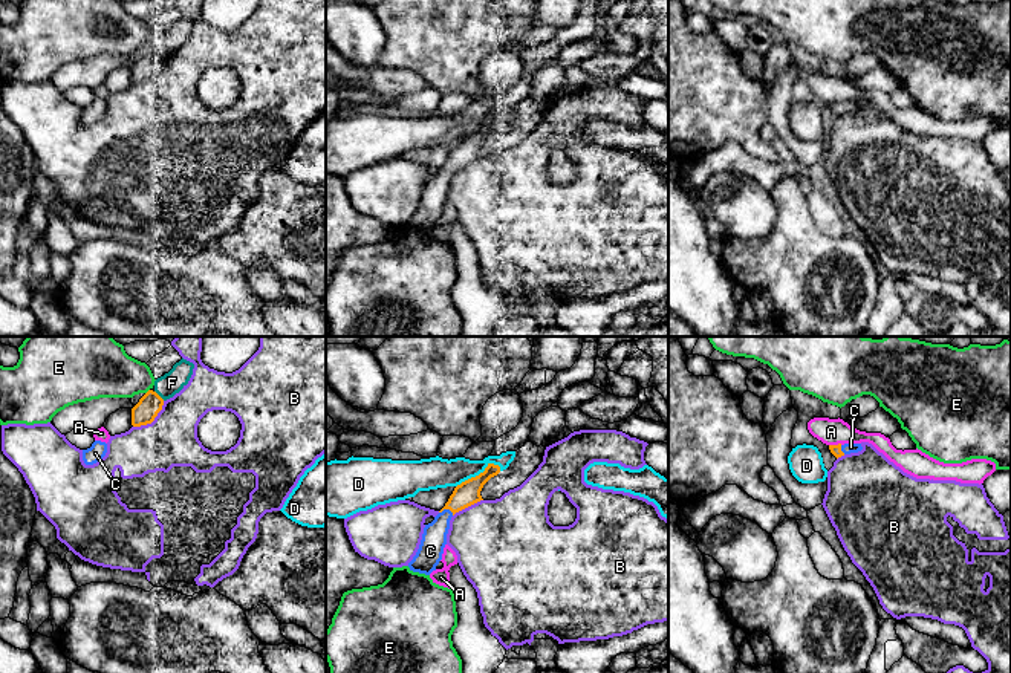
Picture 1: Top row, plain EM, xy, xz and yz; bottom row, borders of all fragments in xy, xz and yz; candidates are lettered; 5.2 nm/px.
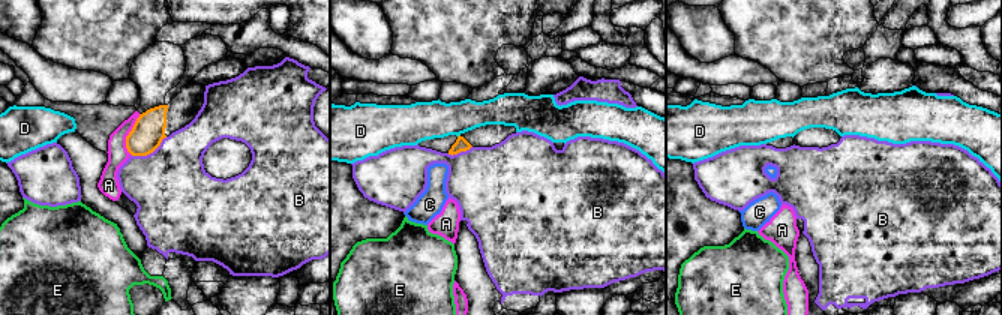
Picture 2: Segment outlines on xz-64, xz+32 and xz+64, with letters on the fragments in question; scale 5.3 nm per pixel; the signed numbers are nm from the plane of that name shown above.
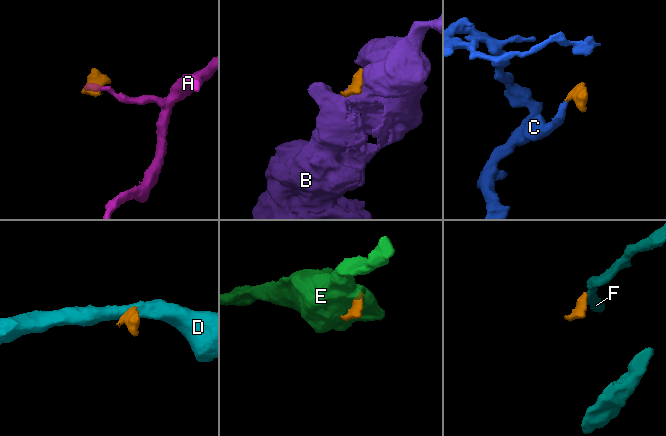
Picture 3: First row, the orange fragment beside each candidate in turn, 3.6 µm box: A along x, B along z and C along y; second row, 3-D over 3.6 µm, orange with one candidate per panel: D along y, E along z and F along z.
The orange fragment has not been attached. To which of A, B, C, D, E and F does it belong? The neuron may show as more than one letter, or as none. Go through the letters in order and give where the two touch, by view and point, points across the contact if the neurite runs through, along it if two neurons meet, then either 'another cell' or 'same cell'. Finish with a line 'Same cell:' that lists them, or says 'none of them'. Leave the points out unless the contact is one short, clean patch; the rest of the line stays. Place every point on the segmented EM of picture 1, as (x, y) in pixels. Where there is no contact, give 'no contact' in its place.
A: meets orange in yz at (835, 445); another cell
B: meets orange in xy at (152, 421); another cell
C: meets orange in xz at (447, 508); same cell
D: meets orange in xz at (479, 474); another cell
E: meets orange in xy at (147, 392); another cell
F: meets orange in xy at (158, 395); another cell
Same cell: C

